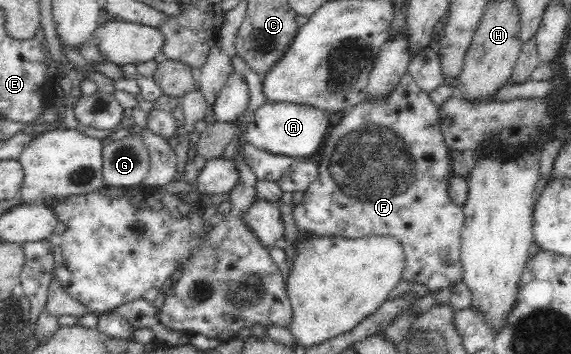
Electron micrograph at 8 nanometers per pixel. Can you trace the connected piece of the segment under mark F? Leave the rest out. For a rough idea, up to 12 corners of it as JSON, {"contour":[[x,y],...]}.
{"contour":[[408,73],[344,111],[300,235],[387,236],[463,280],[449,148]]}

